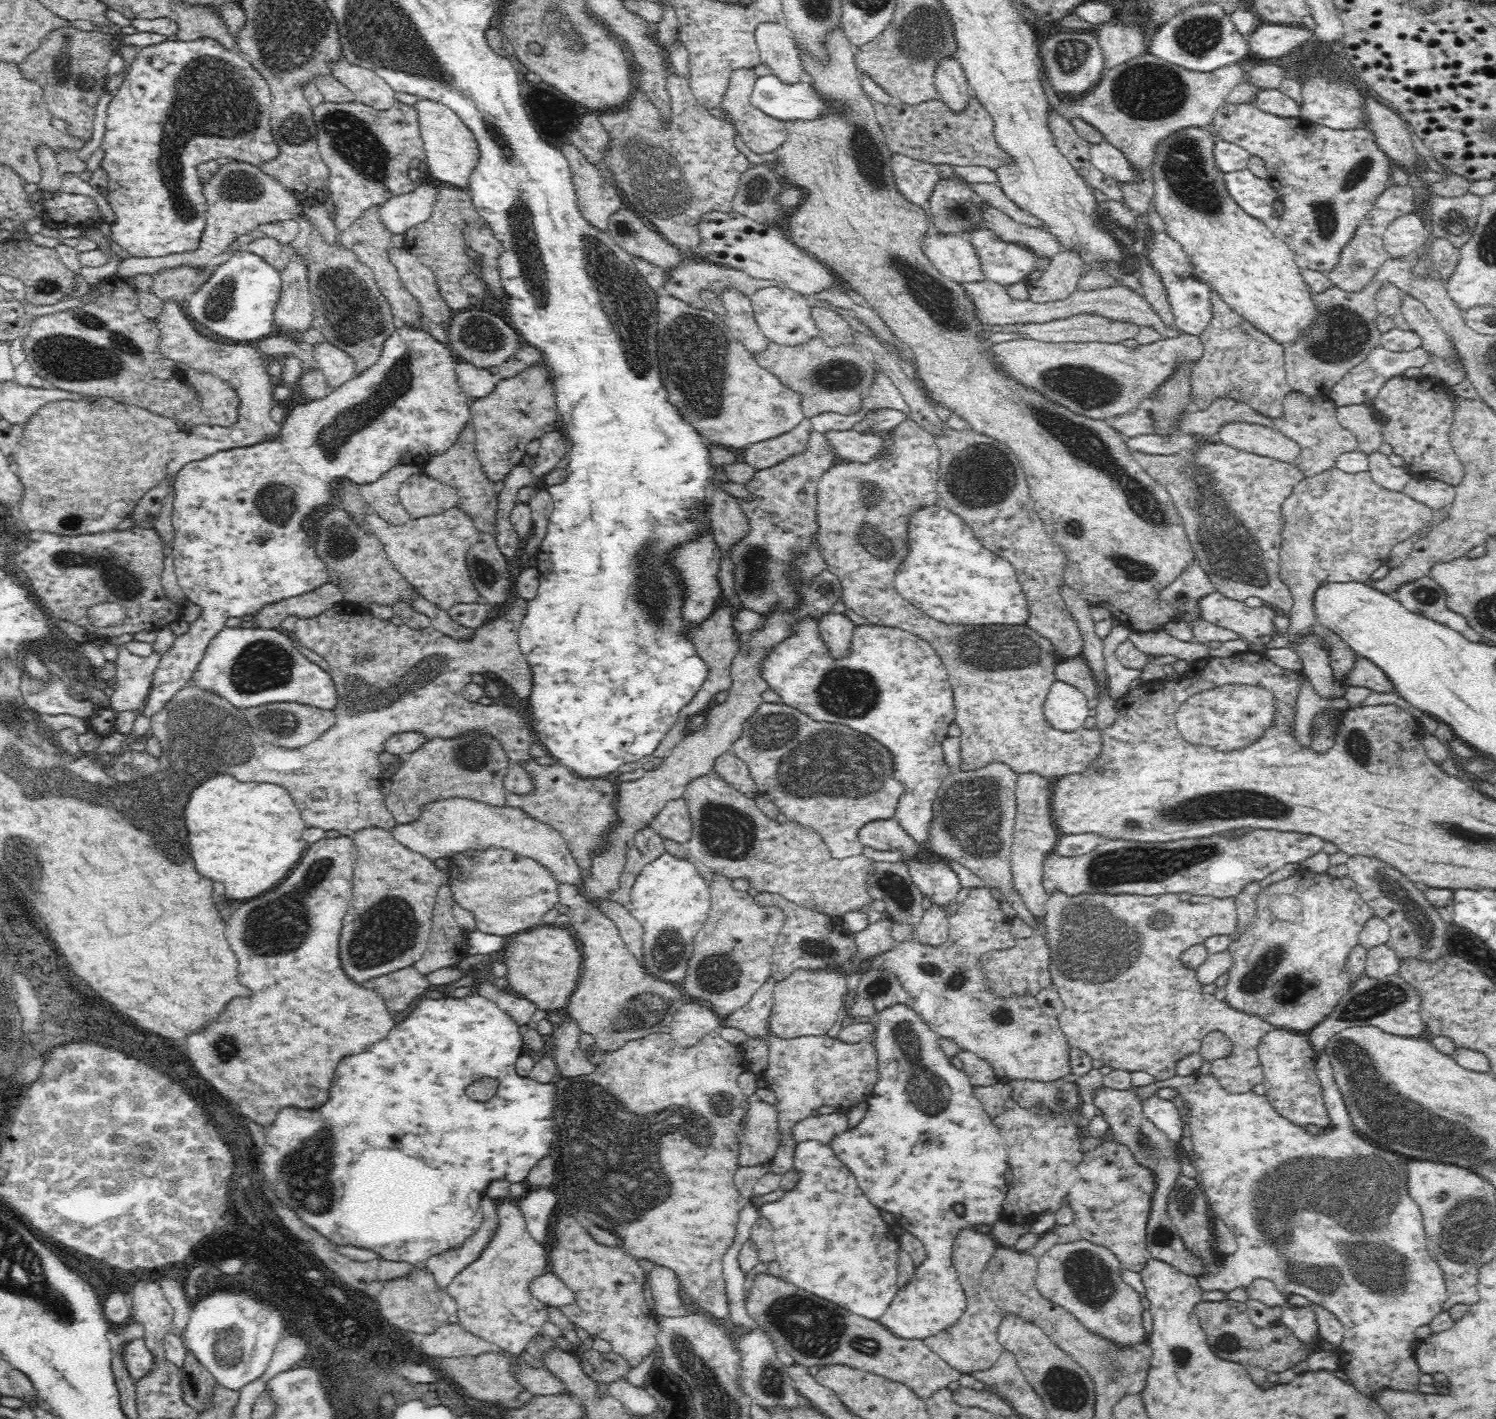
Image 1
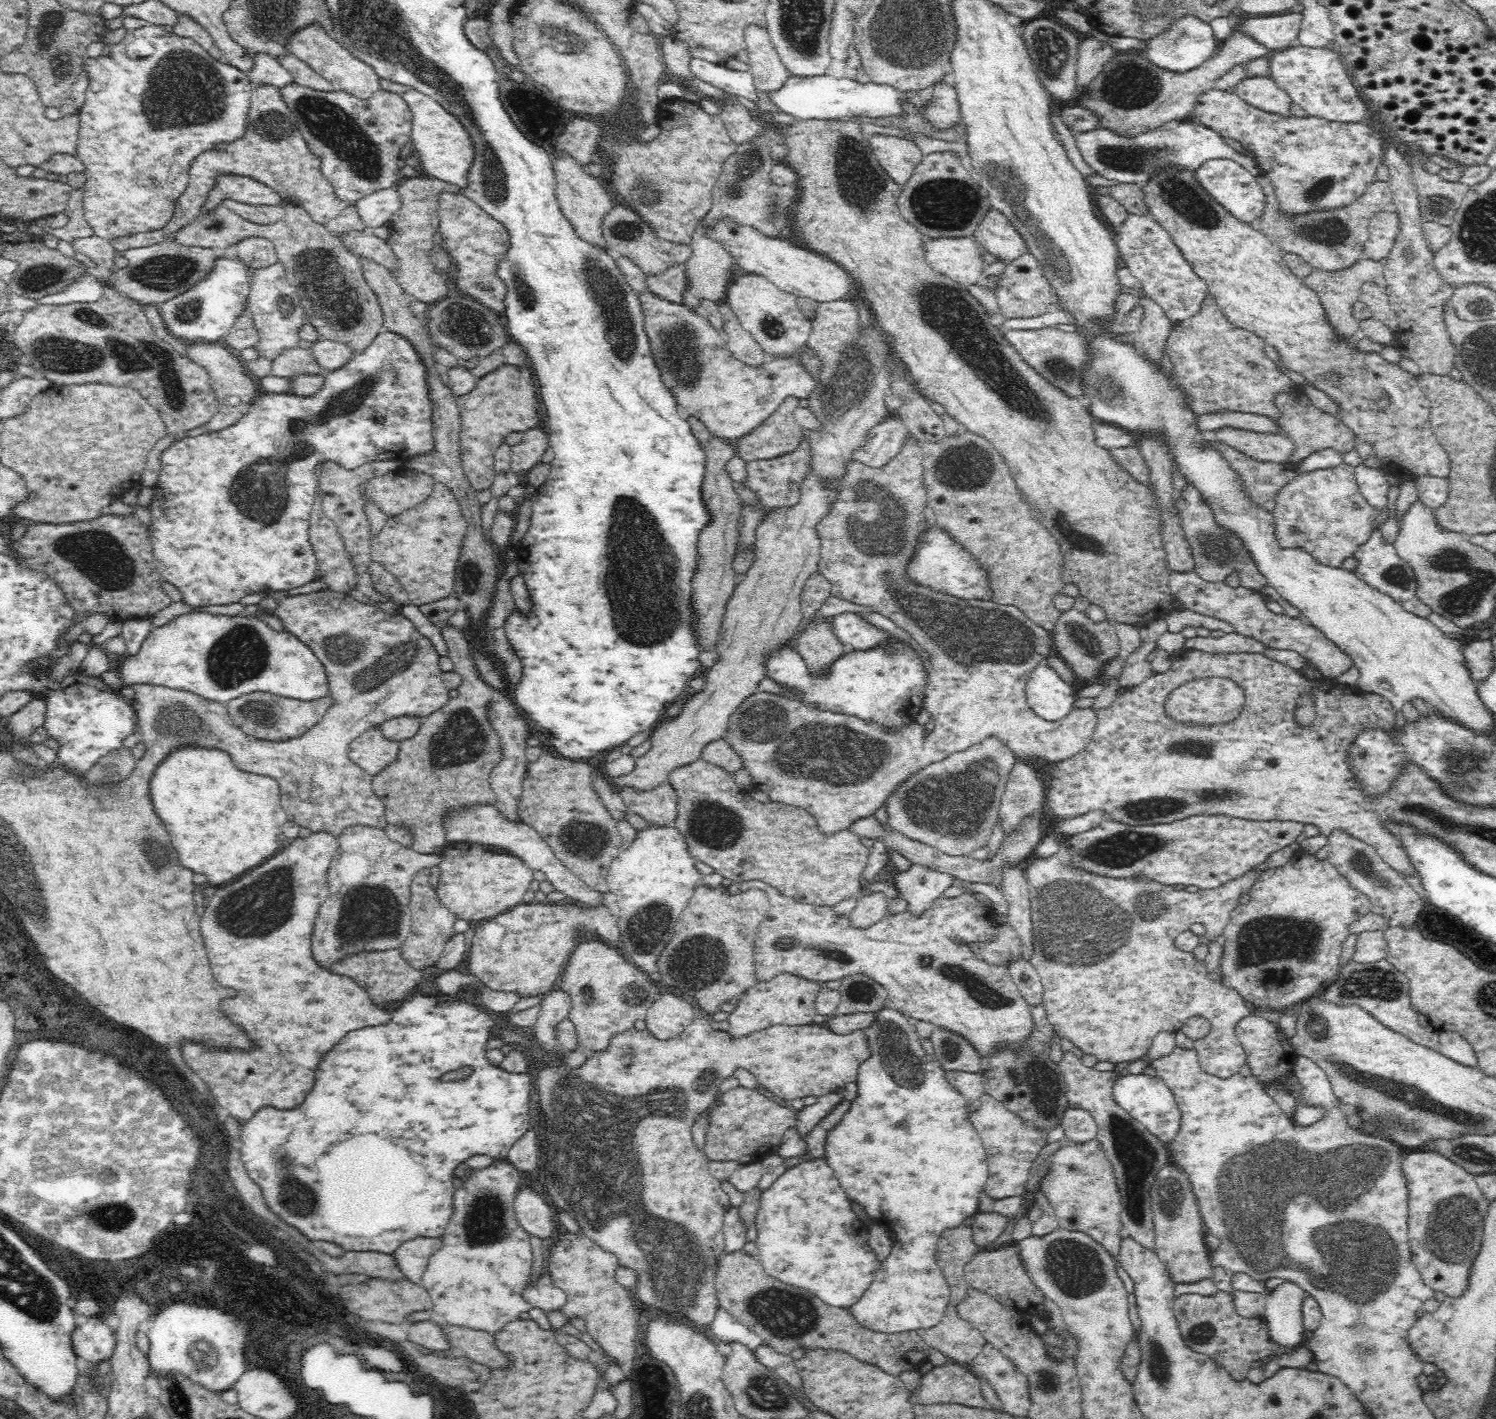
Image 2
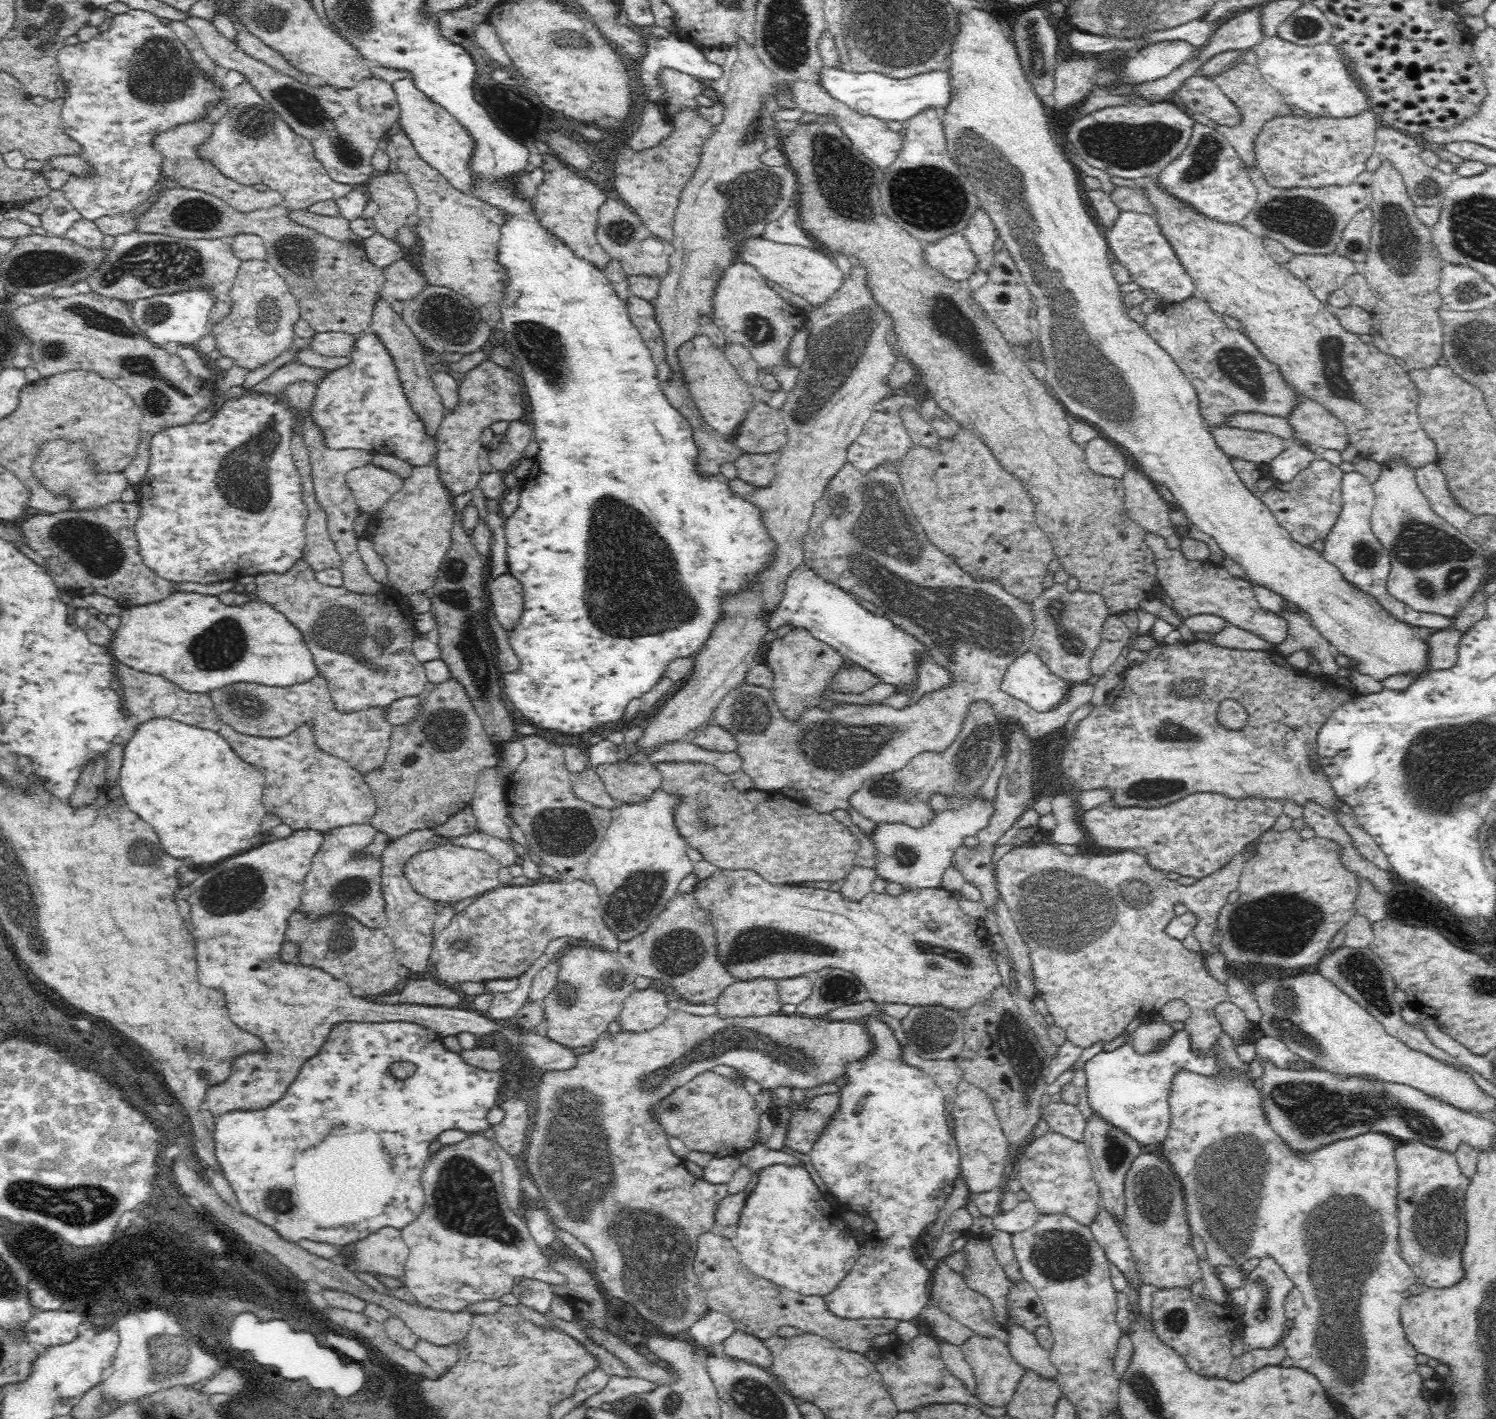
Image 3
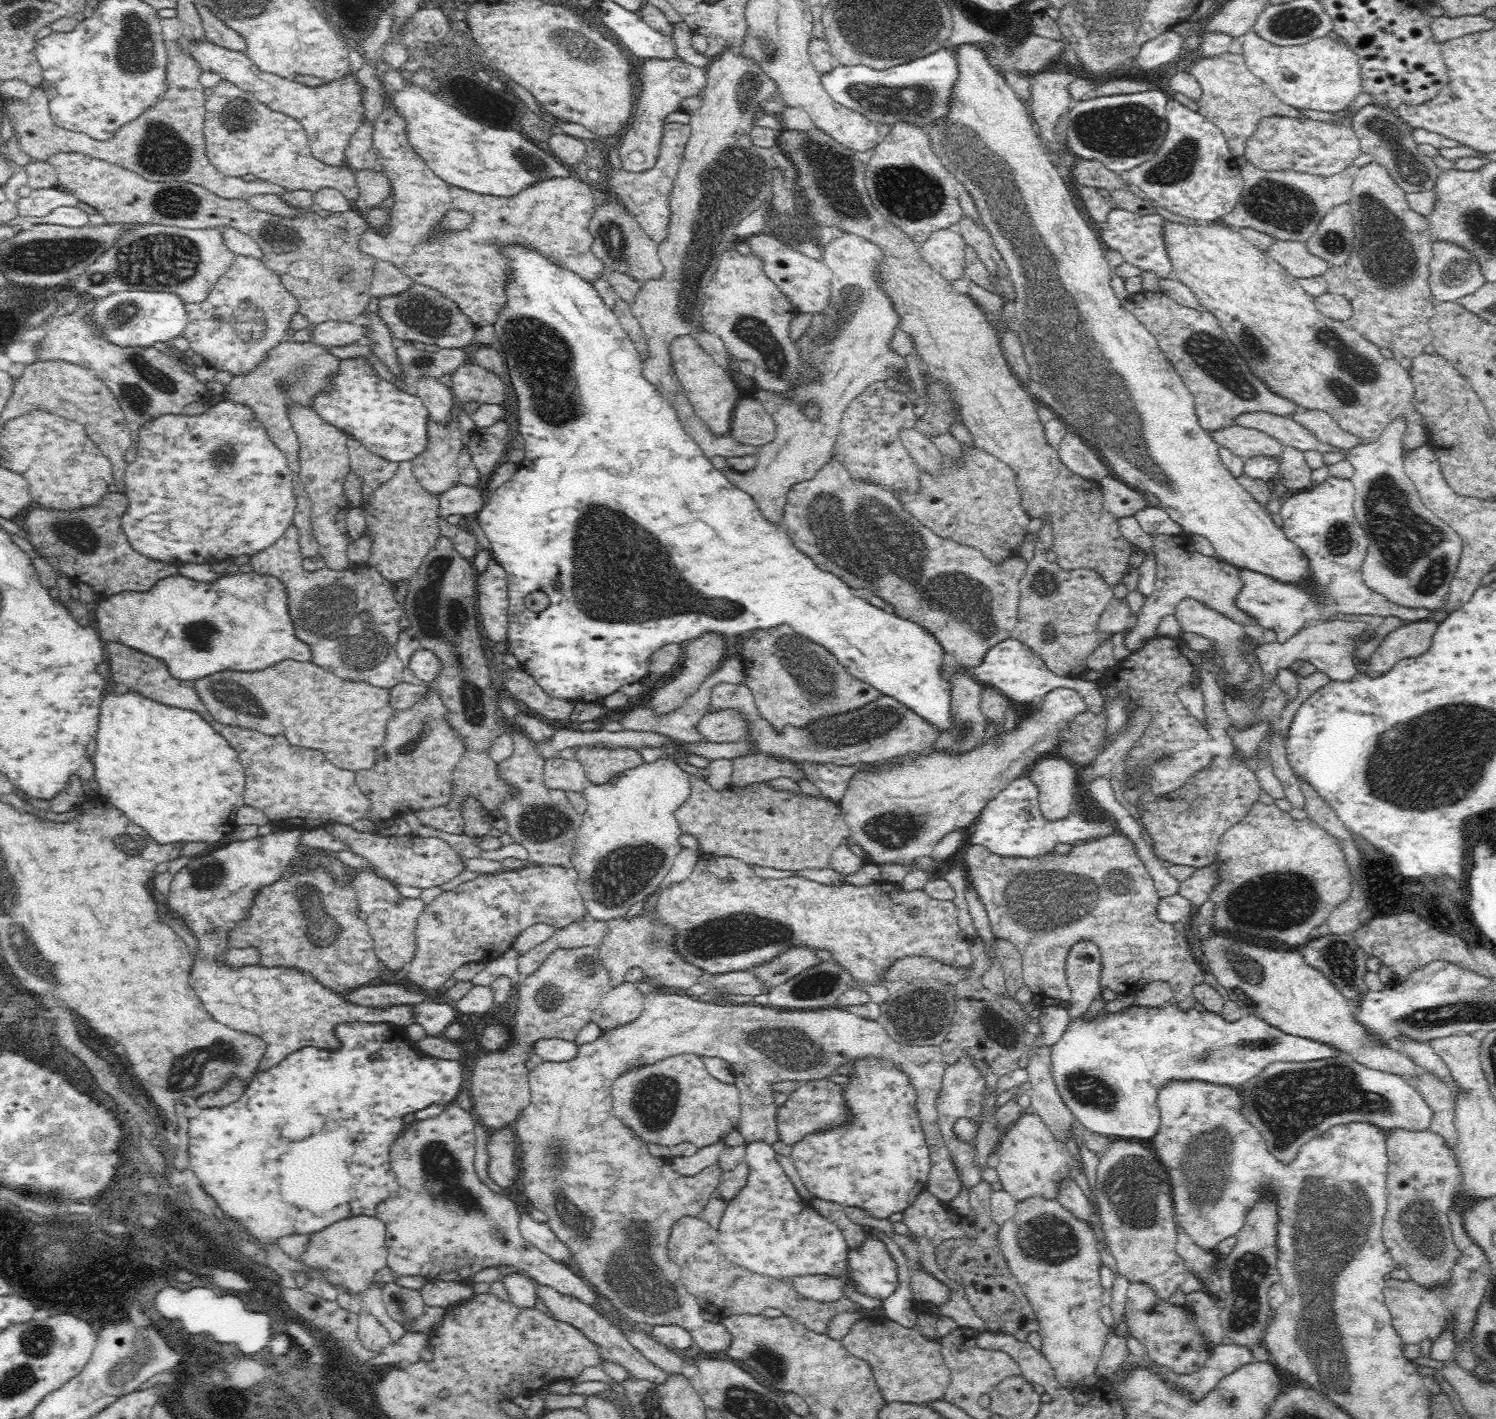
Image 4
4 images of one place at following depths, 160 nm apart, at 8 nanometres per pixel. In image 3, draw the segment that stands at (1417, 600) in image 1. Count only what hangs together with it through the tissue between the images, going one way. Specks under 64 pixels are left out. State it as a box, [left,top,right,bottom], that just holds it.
[1314,472,1451,629]

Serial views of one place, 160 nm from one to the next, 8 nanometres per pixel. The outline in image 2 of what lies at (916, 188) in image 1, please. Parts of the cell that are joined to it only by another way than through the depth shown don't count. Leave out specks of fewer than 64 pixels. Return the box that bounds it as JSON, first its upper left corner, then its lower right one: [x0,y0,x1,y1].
[866,134,921,184]

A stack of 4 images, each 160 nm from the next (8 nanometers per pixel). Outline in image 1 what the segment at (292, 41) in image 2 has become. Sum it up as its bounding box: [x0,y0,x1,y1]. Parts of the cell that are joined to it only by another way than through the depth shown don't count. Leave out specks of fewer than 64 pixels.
[328,56,396,110]

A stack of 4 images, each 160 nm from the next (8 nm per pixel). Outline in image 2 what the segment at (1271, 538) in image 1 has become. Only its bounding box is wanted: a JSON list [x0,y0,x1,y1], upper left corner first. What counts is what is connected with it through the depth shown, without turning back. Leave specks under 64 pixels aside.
[1177,441,1296,592]

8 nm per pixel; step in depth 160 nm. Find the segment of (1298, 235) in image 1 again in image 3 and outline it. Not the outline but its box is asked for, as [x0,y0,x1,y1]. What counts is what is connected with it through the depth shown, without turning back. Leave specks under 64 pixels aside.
[1175,74,1378,188]

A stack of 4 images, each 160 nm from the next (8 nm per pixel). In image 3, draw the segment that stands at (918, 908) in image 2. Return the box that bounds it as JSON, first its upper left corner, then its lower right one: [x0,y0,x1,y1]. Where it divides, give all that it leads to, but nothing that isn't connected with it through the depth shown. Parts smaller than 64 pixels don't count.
[868,788,994,889]

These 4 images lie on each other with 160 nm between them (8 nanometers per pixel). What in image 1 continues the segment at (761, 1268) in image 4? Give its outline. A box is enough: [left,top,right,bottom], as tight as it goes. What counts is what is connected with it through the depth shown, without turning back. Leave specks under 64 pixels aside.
[758,1155,898,1320]

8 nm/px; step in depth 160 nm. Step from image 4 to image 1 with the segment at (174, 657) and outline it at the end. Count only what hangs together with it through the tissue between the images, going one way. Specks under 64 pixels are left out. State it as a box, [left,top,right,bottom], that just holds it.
[188,625,339,710]

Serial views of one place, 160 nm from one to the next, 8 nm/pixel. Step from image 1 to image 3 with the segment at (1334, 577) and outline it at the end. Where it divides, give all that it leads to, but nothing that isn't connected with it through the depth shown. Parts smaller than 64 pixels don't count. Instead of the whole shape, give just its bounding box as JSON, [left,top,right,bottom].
[1259,460,1344,546]

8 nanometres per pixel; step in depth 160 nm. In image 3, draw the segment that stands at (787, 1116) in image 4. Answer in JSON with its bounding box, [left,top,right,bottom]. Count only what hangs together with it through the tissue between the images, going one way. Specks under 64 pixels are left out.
[786,1093,839,1154]

